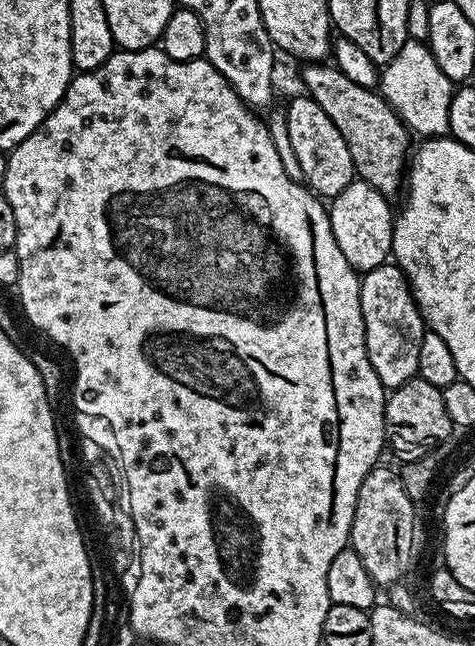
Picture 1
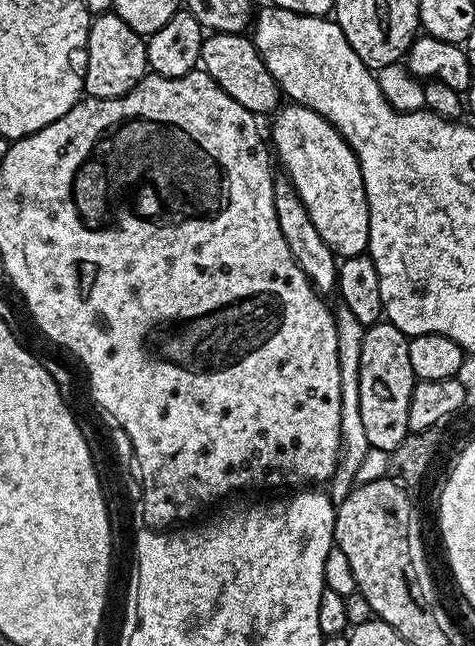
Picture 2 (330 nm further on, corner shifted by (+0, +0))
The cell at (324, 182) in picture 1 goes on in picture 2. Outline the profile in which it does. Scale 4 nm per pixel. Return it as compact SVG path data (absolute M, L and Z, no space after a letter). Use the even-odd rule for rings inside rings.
M218 32L205 35L200 51L200 64L203 71L208 72L210 78L214 78L214 82L218 82L218 86L226 90L226 94L230 94L230 98L242 102L246 110L257 114L272 114L281 107L282 93L274 74L266 70L266 62L262 62L256 45L247 35Z

